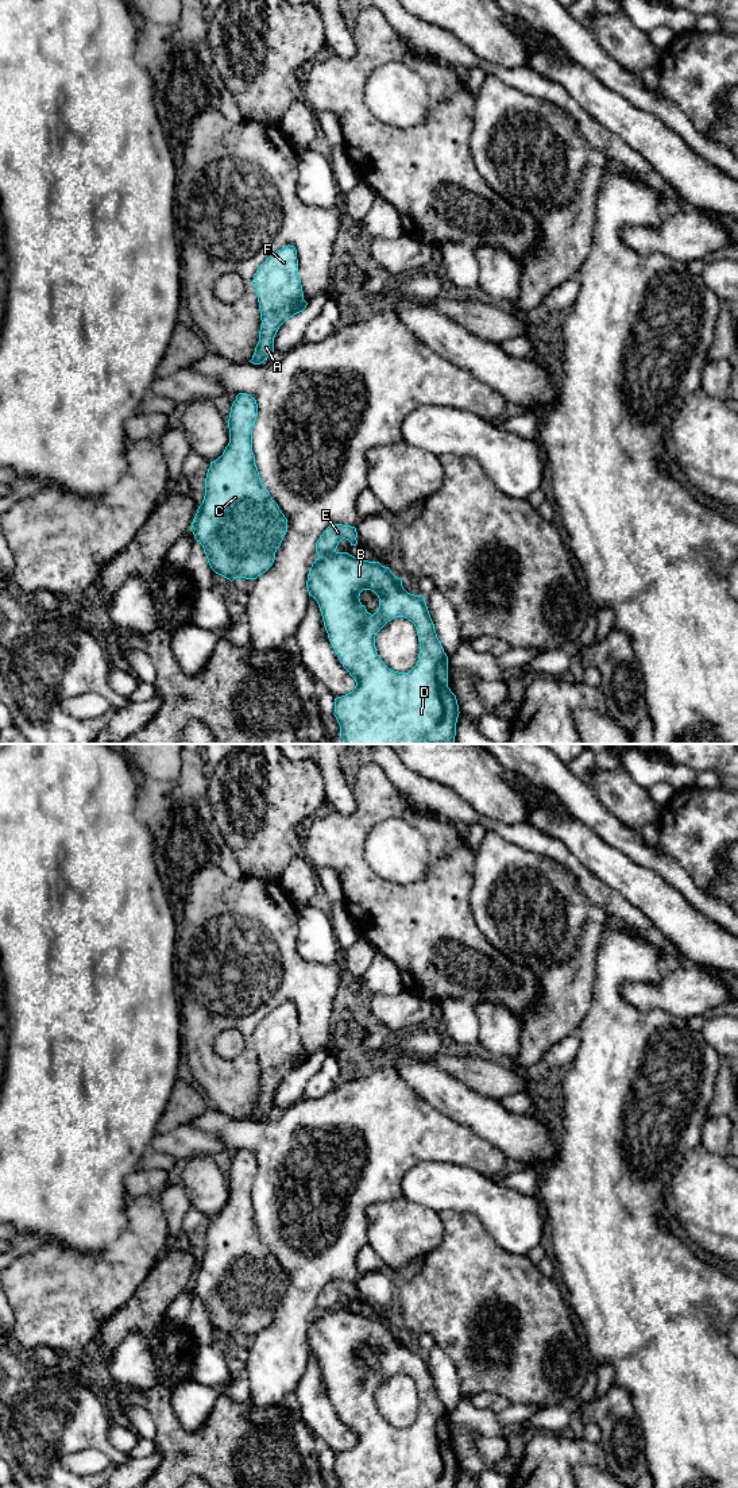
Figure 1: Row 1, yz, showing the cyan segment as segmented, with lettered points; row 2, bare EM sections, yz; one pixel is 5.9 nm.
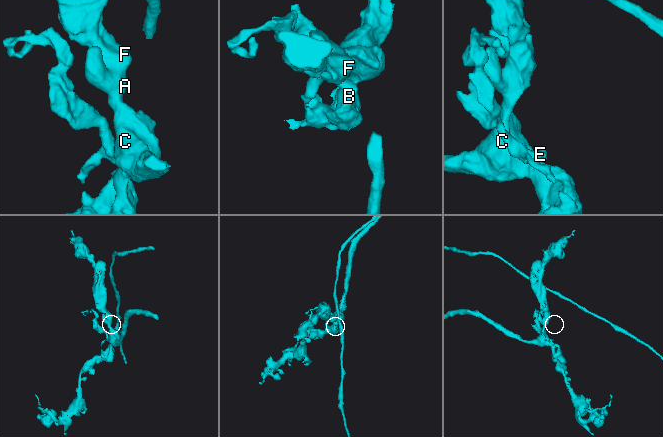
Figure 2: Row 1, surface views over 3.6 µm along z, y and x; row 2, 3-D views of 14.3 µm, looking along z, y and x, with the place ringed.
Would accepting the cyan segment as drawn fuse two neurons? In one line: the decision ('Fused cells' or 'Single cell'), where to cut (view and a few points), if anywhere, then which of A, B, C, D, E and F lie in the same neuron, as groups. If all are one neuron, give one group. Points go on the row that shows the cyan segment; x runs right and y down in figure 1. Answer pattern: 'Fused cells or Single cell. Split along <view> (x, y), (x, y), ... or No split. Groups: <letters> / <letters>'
Fused cells. Split along yz (335, 551), (320, 556). Groups: A B C D F / E

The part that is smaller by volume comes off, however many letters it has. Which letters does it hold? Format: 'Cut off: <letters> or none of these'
Cut off: E

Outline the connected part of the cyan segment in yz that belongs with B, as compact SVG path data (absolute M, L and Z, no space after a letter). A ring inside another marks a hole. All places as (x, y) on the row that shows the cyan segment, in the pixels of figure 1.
M333 552L314 559L308 574L306 587L320 608L328 639L343 667L355 679L355 689L335 698L335 717L340 725L344 744L453 744L459 705L456 695L448 687L448 656L437 637L425 598L407 593L402 579L379 562L355 558L348 552ZM363 590L374 591L379 598L378 610L371 614L360 602ZM405 617L417 629L420 654L416 666L407 672L389 668L376 652L375 636L393 618Z

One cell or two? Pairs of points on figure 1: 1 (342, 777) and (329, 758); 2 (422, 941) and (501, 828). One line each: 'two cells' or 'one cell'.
1: one cell
2: two cells

